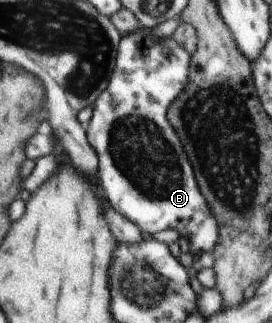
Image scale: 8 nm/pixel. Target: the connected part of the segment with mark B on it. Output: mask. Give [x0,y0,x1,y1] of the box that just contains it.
[87,27,219,254]

